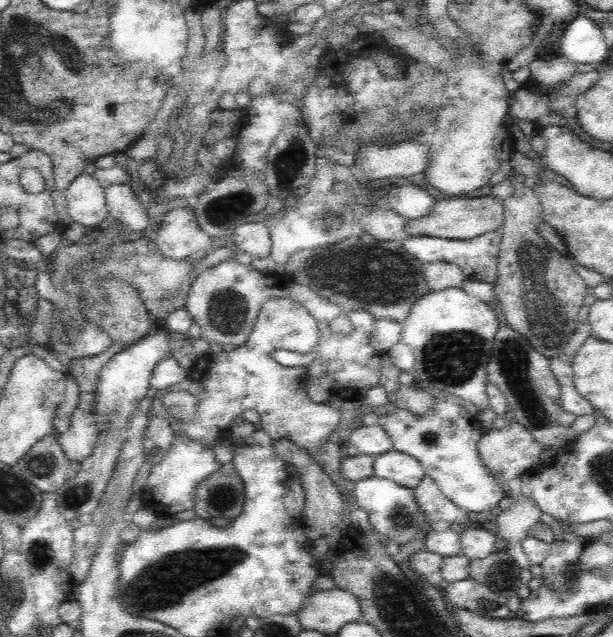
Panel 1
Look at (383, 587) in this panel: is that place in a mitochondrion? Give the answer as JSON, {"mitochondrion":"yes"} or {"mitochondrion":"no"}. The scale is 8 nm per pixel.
{"mitochondrion":"yes"}

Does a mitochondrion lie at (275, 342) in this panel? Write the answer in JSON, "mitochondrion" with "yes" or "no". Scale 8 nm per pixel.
{"mitochondrion":"no"}

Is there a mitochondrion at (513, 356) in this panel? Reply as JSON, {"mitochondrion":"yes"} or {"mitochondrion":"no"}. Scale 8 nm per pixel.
{"mitochondrion":"yes"}

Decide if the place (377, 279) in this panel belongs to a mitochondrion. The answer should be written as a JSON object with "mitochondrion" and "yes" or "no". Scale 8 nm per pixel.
{"mitochondrion":"yes"}

